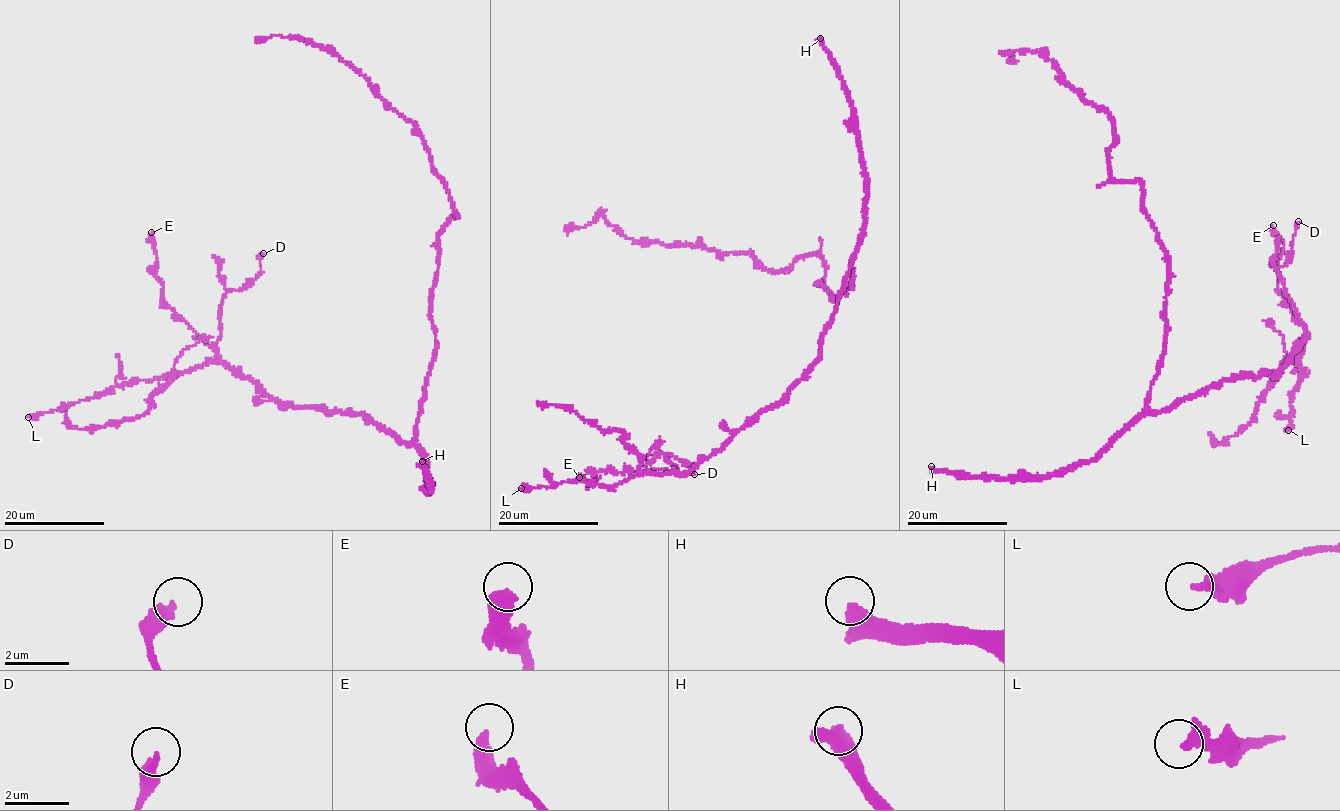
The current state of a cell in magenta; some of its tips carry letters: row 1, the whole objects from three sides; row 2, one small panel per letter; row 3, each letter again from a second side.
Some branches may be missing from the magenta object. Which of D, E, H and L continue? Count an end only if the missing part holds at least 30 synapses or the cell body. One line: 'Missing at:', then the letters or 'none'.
Missing at: H

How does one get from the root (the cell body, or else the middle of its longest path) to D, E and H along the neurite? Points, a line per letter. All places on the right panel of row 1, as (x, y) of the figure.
D: (1156, 377), (1152, 412), (1171, 410), (1221, 381), (1274, 375), (1306, 335), (1277, 269), (1288, 259), (1298, 221)
E: (1156, 377), (1148, 407), (1171, 410), (1221, 381), (1274, 375), (1303, 341), (1279, 291), (1273, 225)
H: (1156, 377), (1147, 408), (1095, 459), (1081, 459), (1045, 475), (1015, 477), (962, 476), (931, 466)

